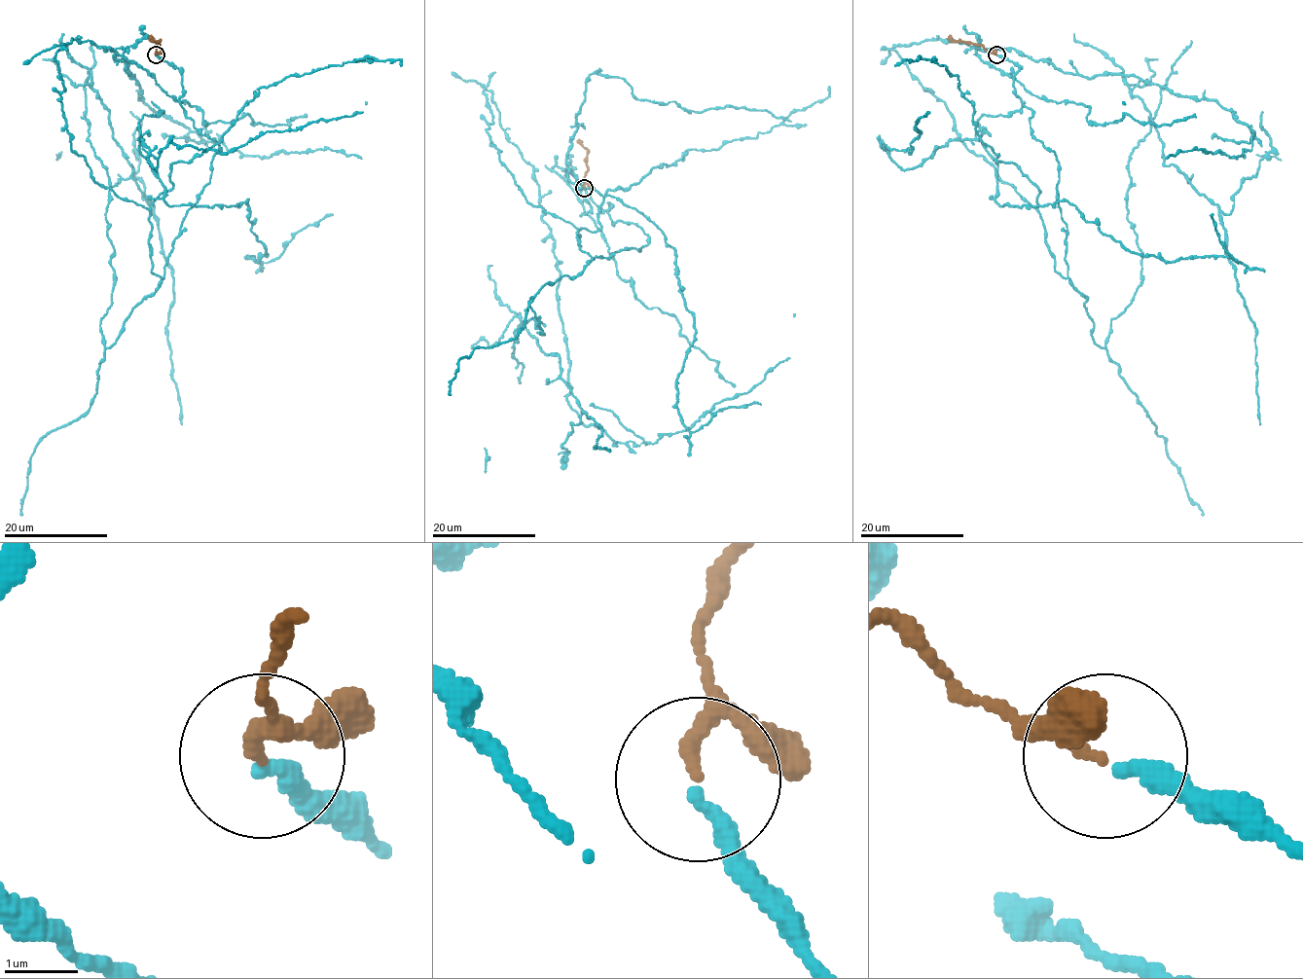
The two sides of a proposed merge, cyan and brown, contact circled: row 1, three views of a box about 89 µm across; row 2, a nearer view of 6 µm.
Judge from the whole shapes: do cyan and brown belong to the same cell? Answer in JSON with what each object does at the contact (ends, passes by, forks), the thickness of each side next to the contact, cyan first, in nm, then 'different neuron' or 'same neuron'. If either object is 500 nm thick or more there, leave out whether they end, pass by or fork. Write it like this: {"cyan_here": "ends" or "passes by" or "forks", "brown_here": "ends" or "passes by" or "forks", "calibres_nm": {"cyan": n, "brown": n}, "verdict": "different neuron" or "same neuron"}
{"cyan_here": "ends", "brown_here": "passes by", "calibres_nm": {"cyan": 260, "brown": 150}, "verdict": "same neuron"}

